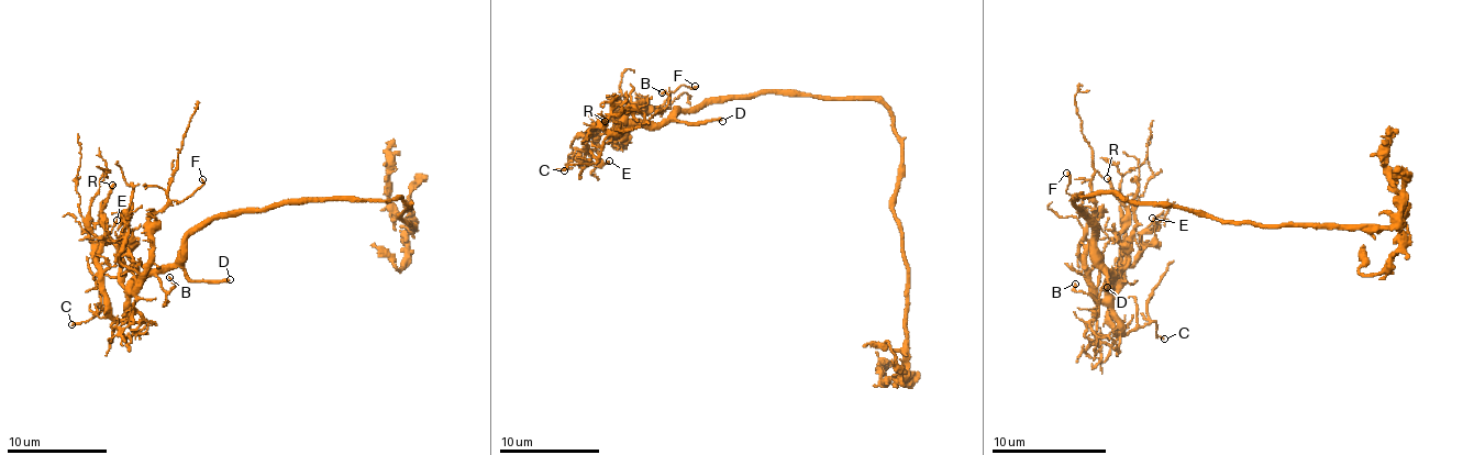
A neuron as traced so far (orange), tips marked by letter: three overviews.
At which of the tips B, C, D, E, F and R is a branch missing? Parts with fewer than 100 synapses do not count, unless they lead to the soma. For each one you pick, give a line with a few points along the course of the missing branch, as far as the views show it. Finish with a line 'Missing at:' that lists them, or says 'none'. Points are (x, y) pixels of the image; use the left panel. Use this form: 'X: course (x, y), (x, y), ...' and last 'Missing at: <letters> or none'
D: course (230, 279), (355, 262), (414, 304), (402, 317), (342, 330), (245, 365)
Missing at: D

